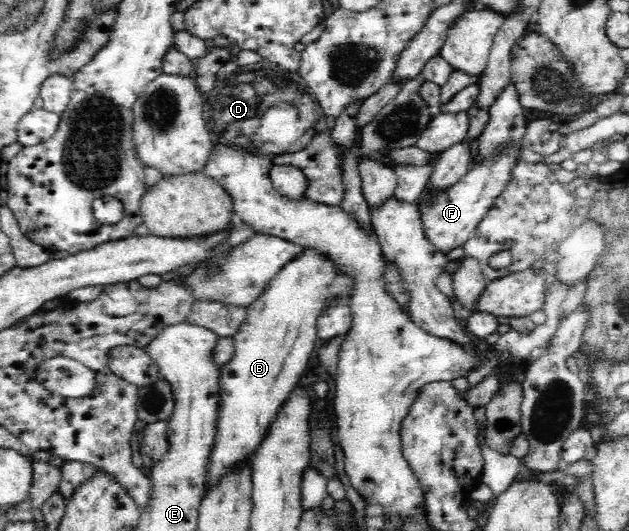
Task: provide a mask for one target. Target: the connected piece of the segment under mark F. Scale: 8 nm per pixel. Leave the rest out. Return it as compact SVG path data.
M503 146L491 158L473 164L458 183L433 193L428 201L423 201L418 206L427 240L430 240L438 251L449 252L467 242L477 225L491 212L492 202L511 180L514 164L521 160L521 149L522 146Z

